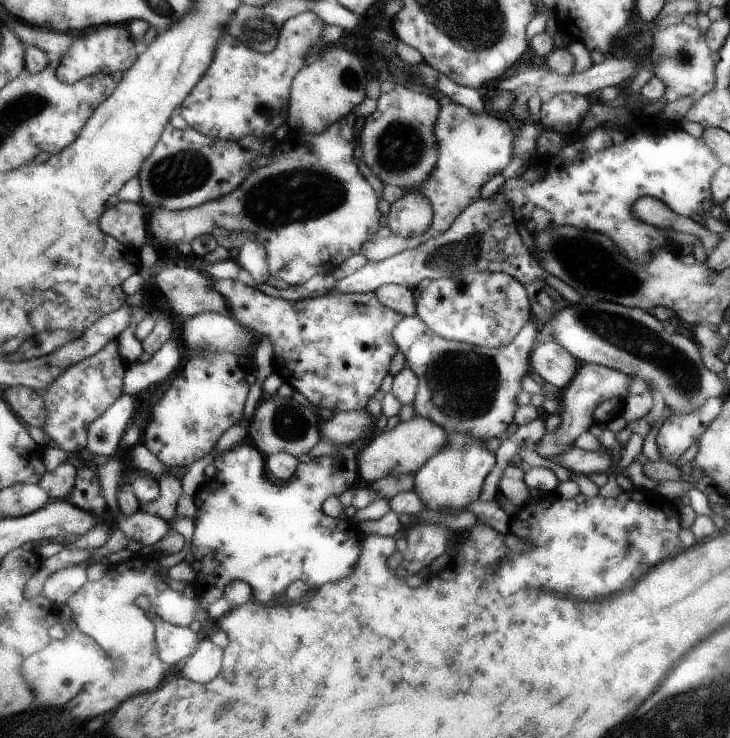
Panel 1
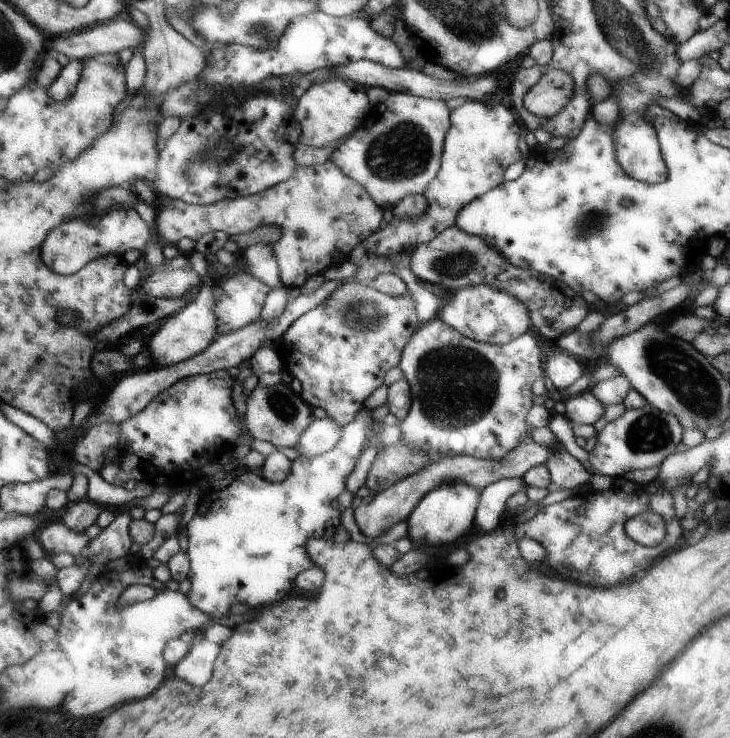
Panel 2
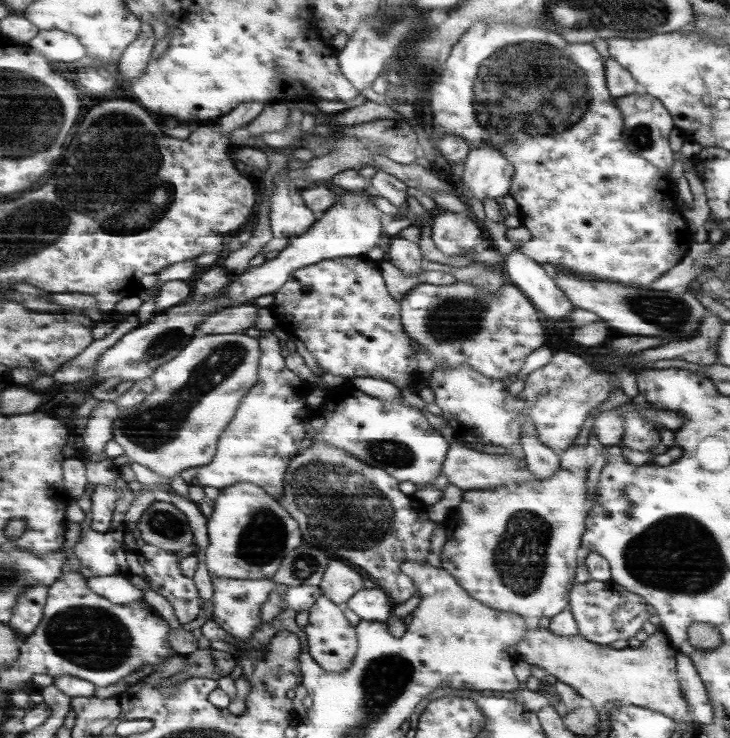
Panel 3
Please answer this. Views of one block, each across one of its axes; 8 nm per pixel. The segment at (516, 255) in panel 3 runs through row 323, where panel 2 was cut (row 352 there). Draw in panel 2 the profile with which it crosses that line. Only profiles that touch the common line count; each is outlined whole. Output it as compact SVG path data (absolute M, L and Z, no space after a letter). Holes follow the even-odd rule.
M567 352L561 354L553 354L547 358L547 362L543 364L545 368L545 376L551 378L551 382L555 384L555 388L565 390L575 378L581 376L581 372L585 372L585 366L581 364L577 358L571 358Z

